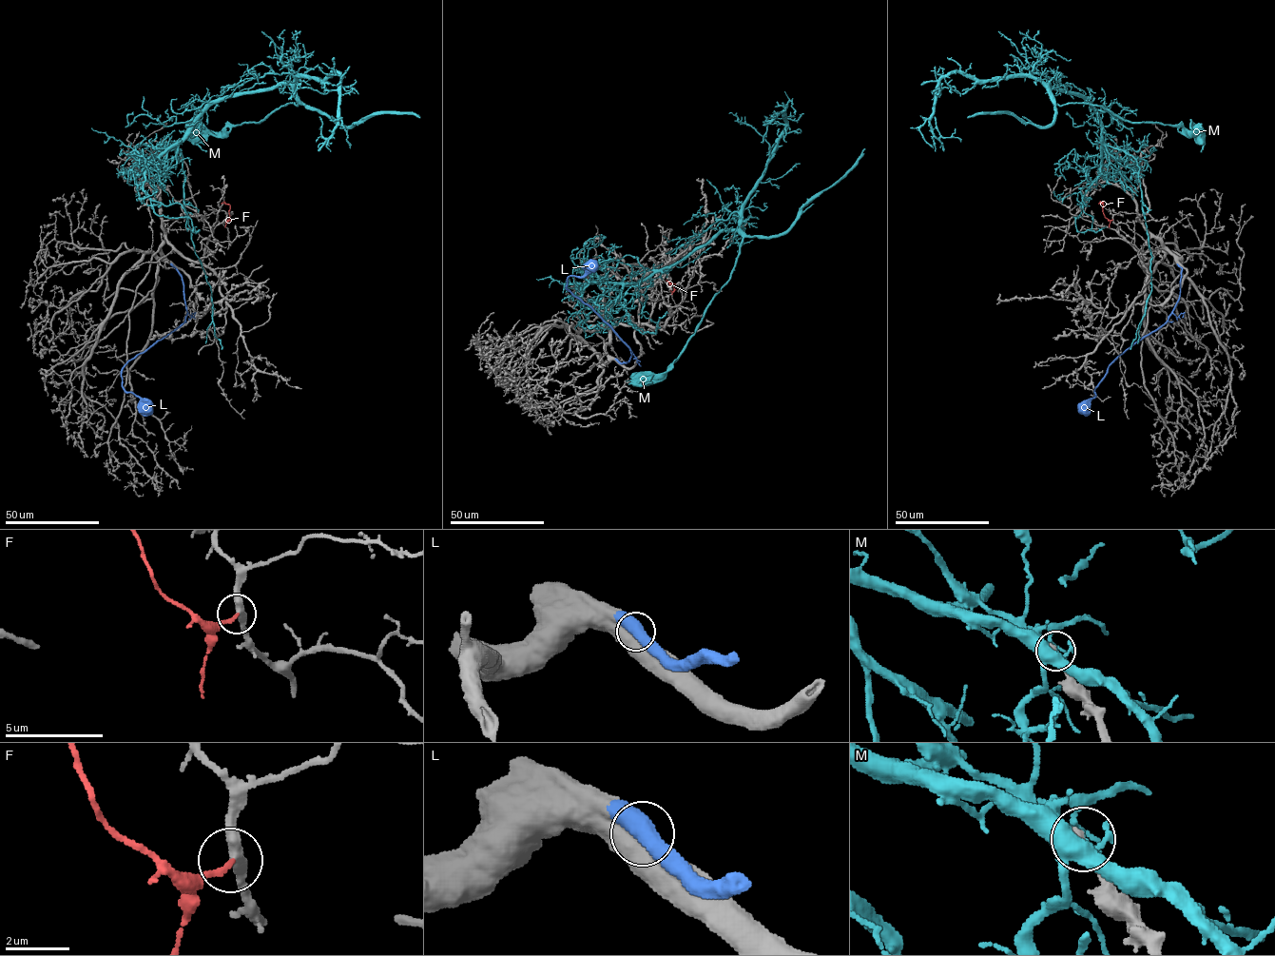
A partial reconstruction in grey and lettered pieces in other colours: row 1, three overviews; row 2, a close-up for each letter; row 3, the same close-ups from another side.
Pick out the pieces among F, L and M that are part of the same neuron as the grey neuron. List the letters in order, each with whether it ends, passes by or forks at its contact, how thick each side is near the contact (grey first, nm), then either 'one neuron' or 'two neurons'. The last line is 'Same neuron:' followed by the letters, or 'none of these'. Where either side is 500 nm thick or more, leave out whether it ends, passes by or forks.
F: it ends | 360/180 nm | one neuron
L: 750/500 nm | one neuron
M: it passes by | 280/220 nm | two neurons
Same neuron: F, L

